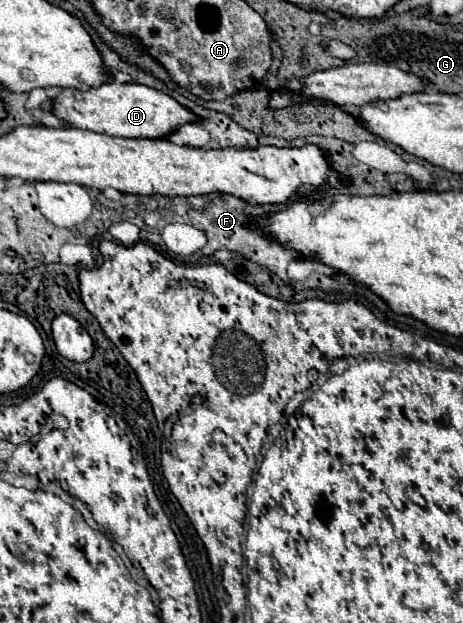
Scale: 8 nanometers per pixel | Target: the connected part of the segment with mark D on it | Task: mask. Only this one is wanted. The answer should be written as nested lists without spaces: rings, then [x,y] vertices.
[[[104,83],[88,91],[64,89],[64,93],[56,97],[54,115],[78,129],[88,129],[114,137],[148,137],[148,139],[166,139],[182,125],[194,123],[198,119],[196,113],[180,105],[170,95],[140,83]]]

